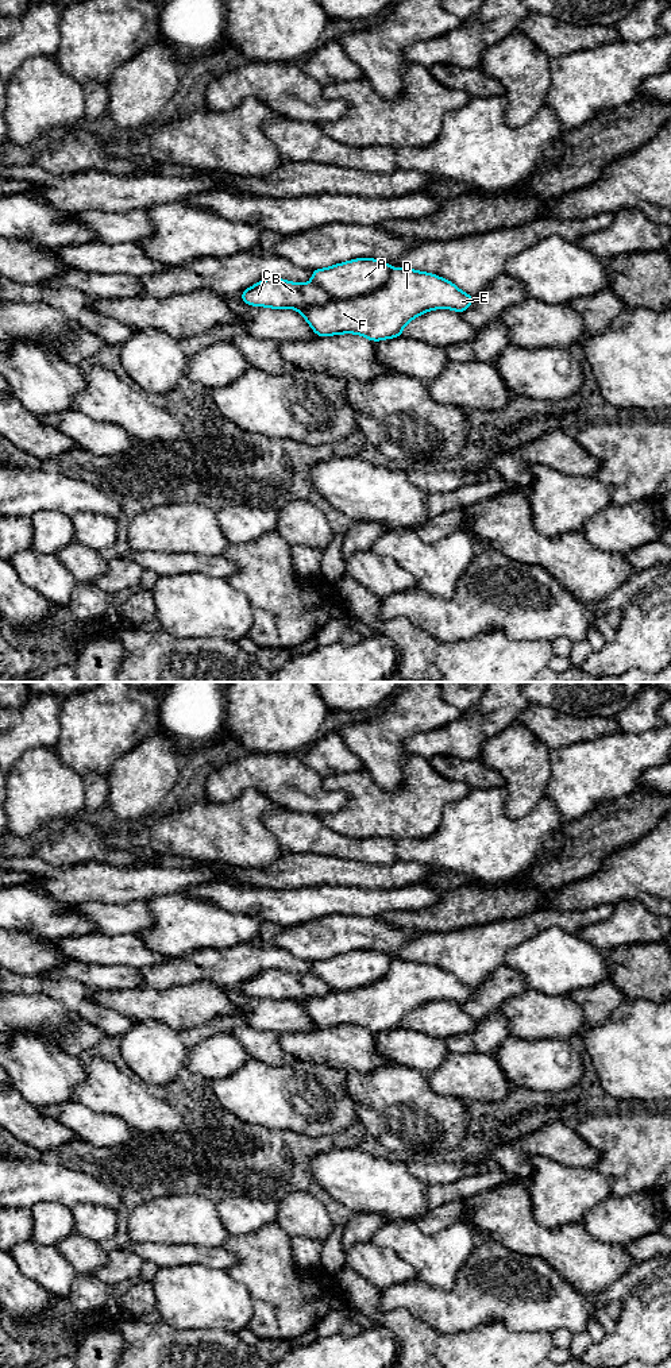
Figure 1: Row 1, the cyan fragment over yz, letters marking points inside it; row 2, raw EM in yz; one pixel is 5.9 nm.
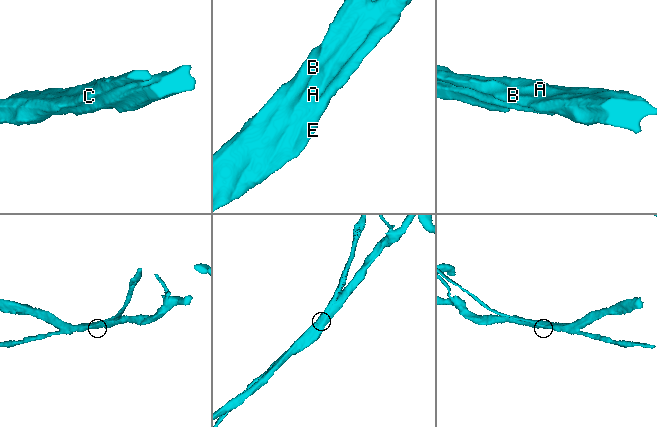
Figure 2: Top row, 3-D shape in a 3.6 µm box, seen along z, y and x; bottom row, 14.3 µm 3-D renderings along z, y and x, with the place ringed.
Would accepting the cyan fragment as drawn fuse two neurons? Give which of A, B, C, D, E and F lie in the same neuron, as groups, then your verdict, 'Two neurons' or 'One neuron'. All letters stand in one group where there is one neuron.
Groups: A D E F / B C. Two neurons

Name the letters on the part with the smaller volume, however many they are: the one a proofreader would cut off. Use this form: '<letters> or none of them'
B, C

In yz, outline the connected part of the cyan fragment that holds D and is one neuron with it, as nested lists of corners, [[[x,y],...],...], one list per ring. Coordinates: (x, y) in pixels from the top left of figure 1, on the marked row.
[[[371,258],[316,269],[312,282],[332,296],[323,305],[297,309],[317,336],[356,334],[373,342],[392,339],[401,336],[404,327],[425,312],[446,308],[462,313],[475,298],[439,275],[413,269],[393,269],[387,262]]]

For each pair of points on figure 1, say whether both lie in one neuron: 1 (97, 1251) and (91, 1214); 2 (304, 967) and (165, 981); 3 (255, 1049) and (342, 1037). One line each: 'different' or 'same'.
1: same
2: same
3: different

